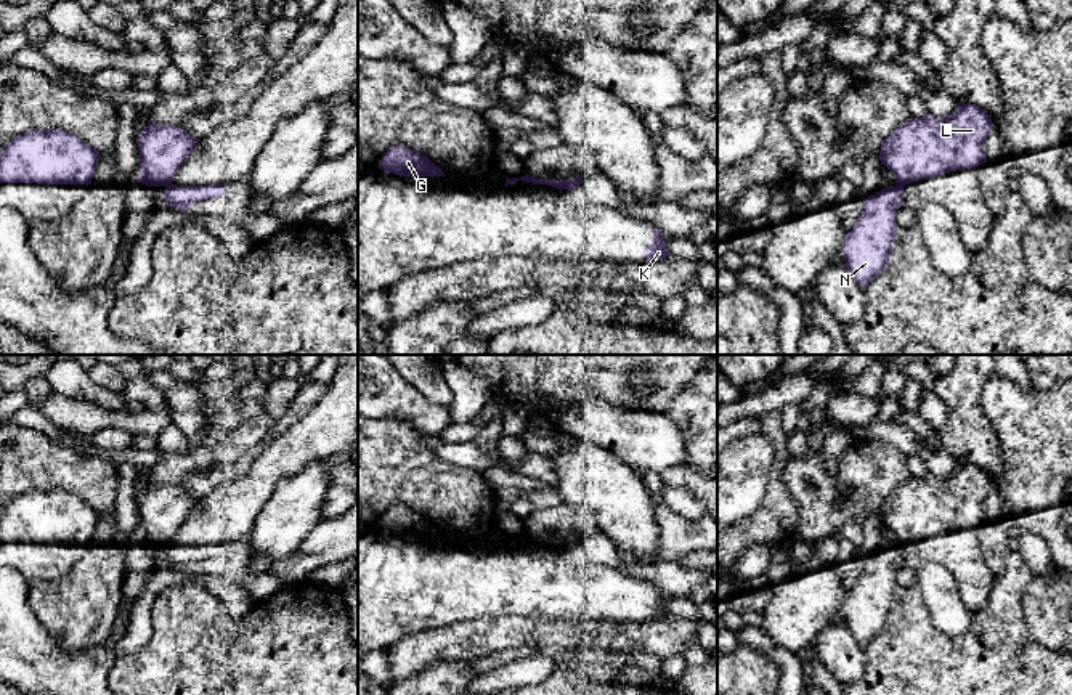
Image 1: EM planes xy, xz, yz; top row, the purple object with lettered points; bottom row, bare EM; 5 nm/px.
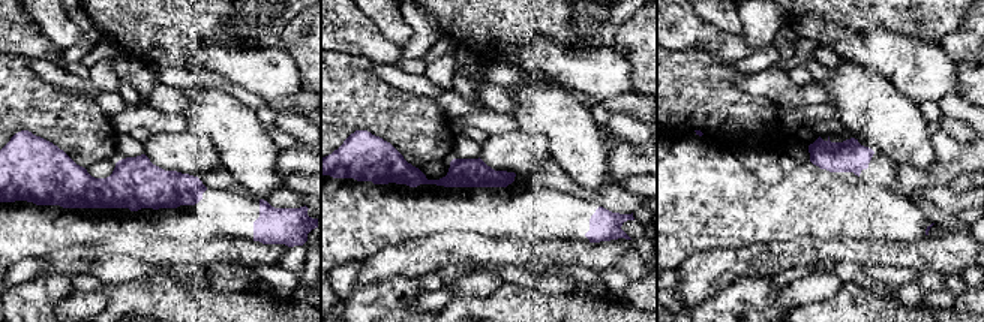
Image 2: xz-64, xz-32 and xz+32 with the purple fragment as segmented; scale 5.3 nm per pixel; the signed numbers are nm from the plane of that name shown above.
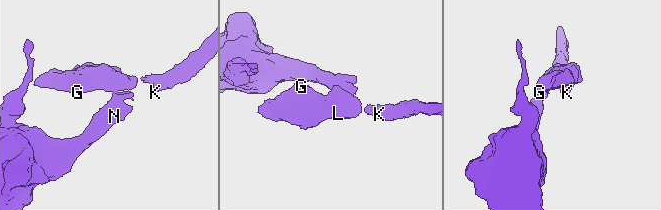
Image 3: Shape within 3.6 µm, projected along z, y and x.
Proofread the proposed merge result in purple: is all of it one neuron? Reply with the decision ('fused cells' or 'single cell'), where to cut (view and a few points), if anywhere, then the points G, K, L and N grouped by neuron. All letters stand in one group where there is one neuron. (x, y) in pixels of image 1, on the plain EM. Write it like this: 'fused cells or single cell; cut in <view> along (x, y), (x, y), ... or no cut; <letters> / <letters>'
fused cells; cut in xy along (170, 543), (166, 546); G K L / N

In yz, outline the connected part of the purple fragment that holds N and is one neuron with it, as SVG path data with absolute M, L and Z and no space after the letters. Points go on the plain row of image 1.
M902 544L868 555L862 575L844 595L841 613L863 648L886 628L897 594L895 573L902 563Z

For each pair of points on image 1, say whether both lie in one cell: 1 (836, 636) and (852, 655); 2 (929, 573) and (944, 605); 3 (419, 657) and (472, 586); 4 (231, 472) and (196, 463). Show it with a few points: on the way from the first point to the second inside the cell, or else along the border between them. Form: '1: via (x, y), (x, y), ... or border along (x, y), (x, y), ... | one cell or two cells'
1: via (838, 641), (848, 650) | one cell
2: via (934, 581), (941, 597) | one cell
3: border along (458, 623), (434, 631), (414, 631), (403, 638) | two cells
4: via (223, 469), (215, 461), (204, 463) | one cell

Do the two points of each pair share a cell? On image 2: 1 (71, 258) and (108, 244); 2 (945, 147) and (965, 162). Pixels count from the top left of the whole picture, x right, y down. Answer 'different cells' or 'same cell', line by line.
1: same cell
2: same cell

